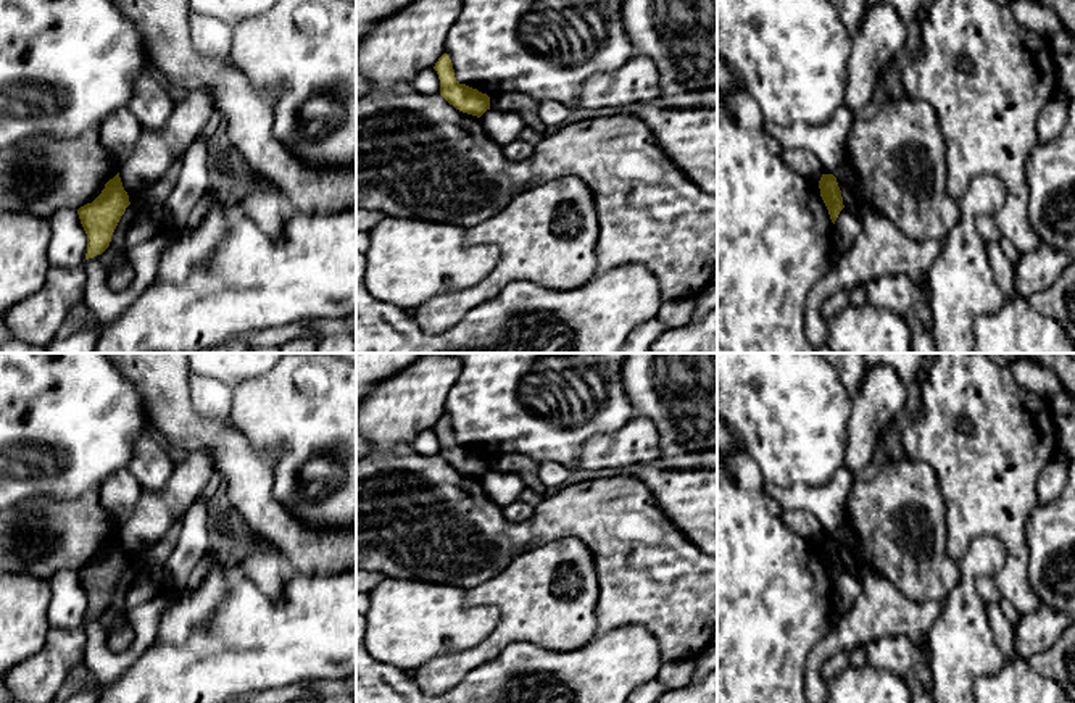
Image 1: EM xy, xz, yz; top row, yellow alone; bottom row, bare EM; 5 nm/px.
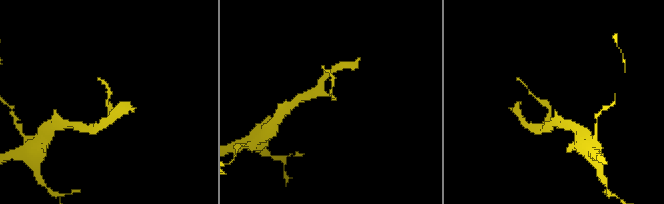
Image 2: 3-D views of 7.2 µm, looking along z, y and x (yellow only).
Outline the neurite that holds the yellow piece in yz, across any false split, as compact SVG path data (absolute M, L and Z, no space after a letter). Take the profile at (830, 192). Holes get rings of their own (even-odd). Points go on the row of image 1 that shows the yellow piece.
M822 174L819 189L820 197L828 210L830 219L835 224L840 211L845 208L836 177L833 174Z

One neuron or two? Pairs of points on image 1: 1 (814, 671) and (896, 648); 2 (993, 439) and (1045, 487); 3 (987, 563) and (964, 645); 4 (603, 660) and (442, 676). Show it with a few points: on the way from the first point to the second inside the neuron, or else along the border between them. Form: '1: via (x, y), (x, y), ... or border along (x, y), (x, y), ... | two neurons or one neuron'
1: border along (904, 637), (880, 637), (867, 647) | two neurons
2: border along (1058, 453), (1038, 476), (1038, 503) | two neurons
3: via (969, 579), (969, 607), (964, 611), (964, 624) | one neuron
4: border along (500, 652), (493, 658), (471, 668), (452, 686) | two neurons

